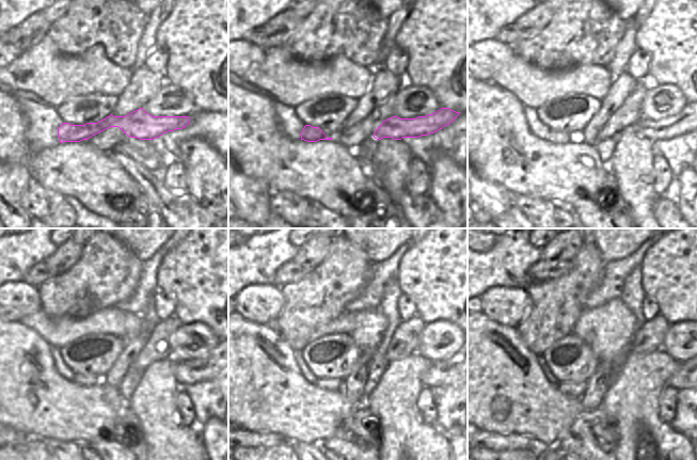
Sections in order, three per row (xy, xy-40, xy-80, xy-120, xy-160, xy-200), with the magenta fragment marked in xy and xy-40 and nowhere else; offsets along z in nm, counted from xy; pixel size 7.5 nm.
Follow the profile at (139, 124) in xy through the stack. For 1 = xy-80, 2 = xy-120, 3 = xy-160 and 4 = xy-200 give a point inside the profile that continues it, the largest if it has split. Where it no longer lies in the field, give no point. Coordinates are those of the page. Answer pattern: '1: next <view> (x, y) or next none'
1: next xy-80 (667, 128)
2: next xy-120 (189, 371)
3: next xy-160 (442, 373)
4: next xy-200 (684, 377)

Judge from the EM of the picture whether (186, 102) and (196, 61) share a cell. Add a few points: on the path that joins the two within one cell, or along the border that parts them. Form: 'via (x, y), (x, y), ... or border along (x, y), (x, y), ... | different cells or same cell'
border along (167, 81), (181, 86), (191, 96), (196, 109) | different cells

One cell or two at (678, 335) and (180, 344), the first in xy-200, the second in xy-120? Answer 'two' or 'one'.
one

